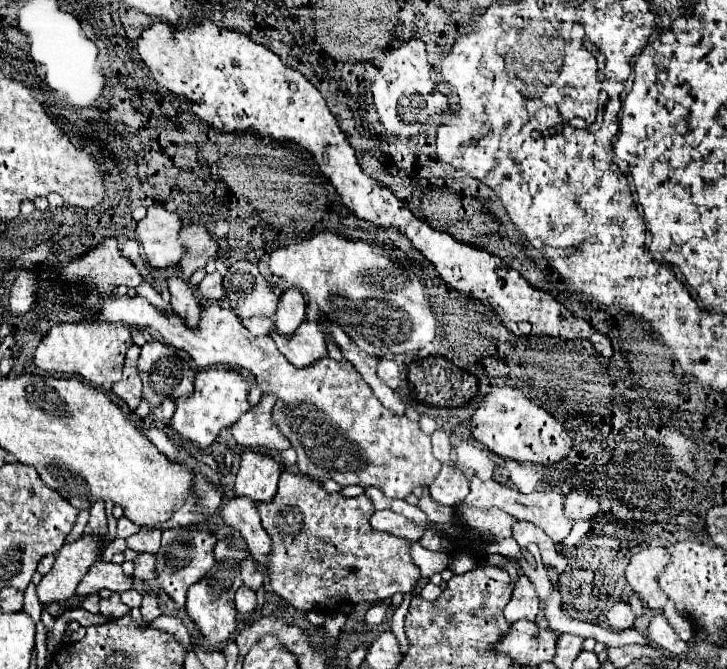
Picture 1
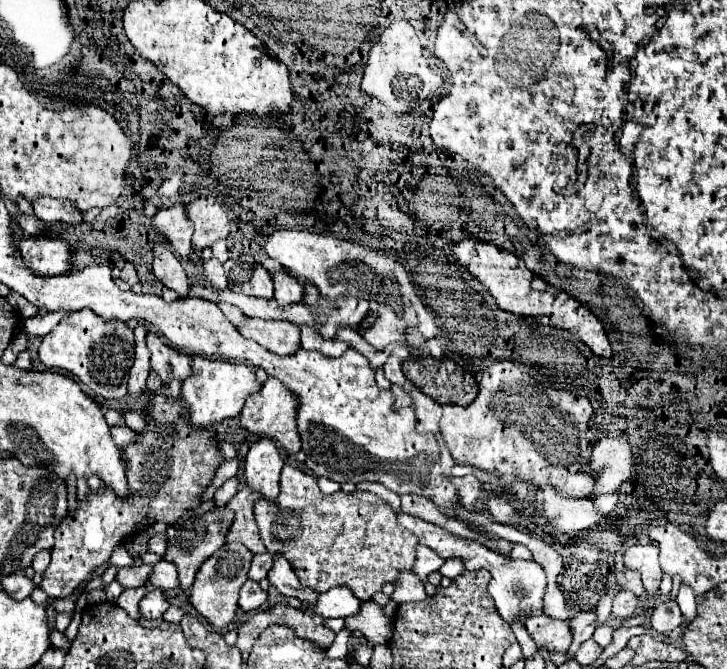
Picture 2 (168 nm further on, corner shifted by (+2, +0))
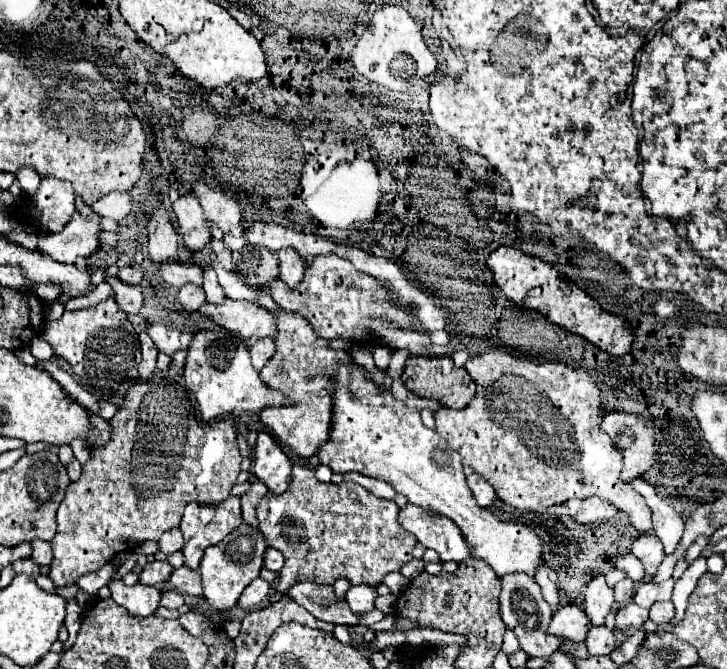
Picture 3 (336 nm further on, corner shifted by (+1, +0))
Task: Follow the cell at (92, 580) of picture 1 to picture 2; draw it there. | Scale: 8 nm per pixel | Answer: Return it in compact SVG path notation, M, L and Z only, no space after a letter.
M133 565L133 567L121 567L115 575L115 581L119 581L119 585L123 589L127 587L143 587L147 583L151 569L149 565Z

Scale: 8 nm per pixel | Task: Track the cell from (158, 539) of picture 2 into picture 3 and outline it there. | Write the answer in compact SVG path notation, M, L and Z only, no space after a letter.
M170 529L160 539L160 551L164 551L166 555L180 551L182 545L184 545L184 537L182 537L180 529Z

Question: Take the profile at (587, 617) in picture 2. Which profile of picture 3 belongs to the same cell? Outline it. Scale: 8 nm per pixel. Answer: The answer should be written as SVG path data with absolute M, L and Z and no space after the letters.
M600 573L586 587L584 611L592 619L592 625L602 625L604 617L612 611L612 605L614 605L614 591L606 583L606 577Z

